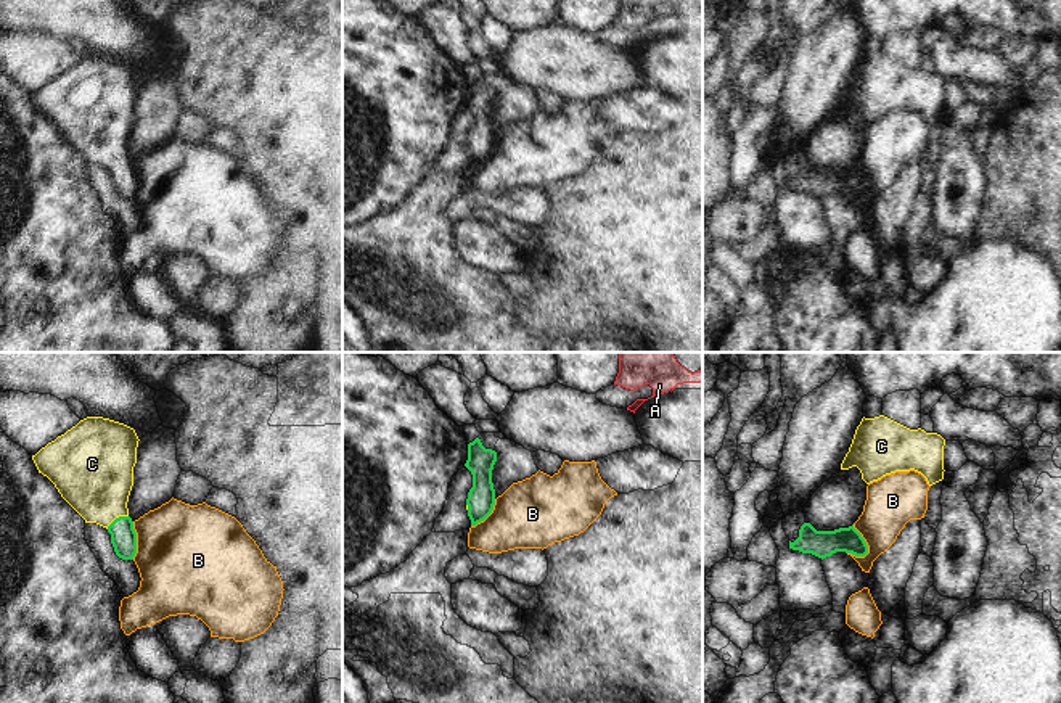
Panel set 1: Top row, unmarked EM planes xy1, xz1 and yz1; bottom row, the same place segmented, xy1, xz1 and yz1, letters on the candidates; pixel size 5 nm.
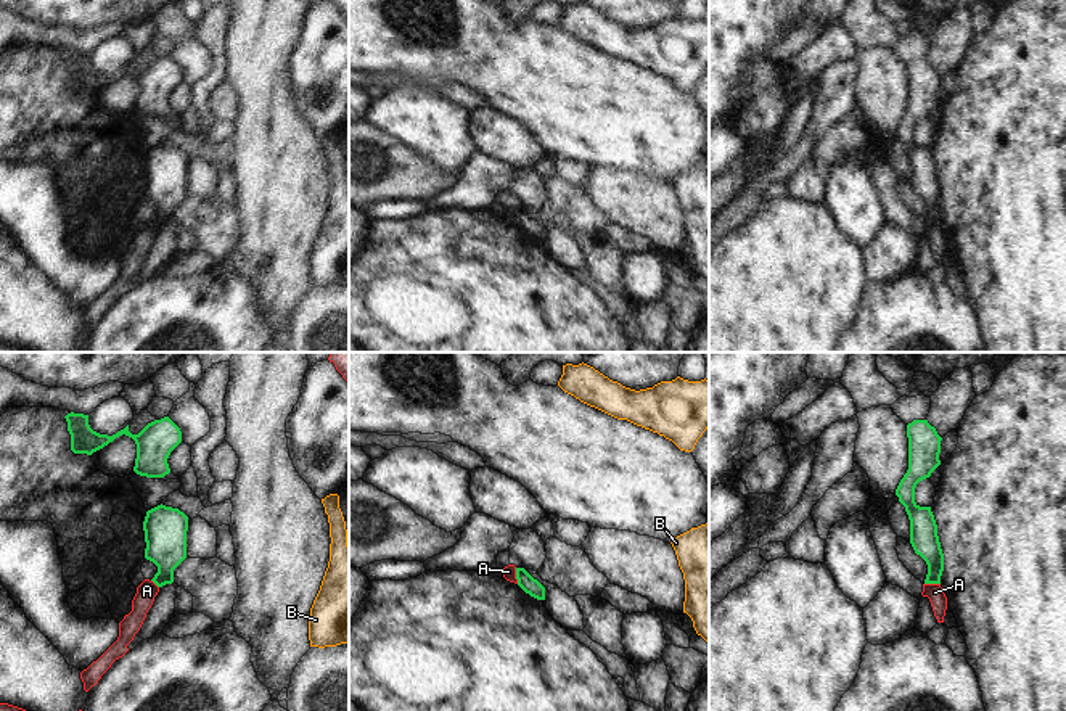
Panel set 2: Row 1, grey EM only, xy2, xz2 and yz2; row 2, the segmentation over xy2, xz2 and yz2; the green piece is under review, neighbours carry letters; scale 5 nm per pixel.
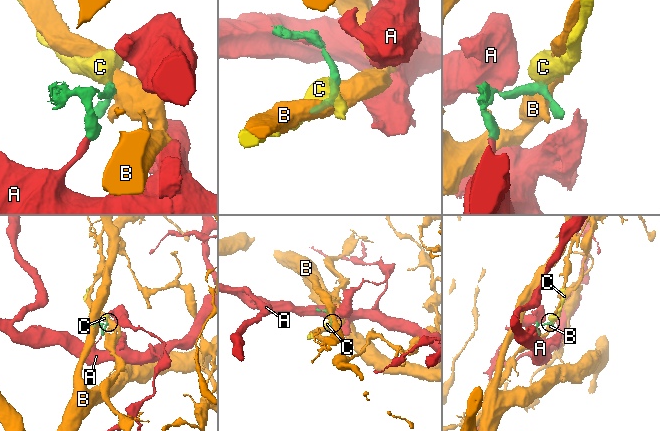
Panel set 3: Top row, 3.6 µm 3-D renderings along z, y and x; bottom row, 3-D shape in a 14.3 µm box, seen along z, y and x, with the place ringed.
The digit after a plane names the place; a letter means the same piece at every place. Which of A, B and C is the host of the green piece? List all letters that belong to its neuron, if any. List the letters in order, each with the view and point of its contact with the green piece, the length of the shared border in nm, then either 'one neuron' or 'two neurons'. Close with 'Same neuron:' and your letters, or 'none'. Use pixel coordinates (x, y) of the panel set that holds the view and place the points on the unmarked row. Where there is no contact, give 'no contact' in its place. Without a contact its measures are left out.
A: meets green in xz2 at (516, 216); contact 80 nm long; two neurons
B: meets green in yz1 at (864, 180); contact 180 nm long; two neurons
C: meets green in xy1 at (116, 158); contact 130 nm long; one neuron
Same neuron: C

